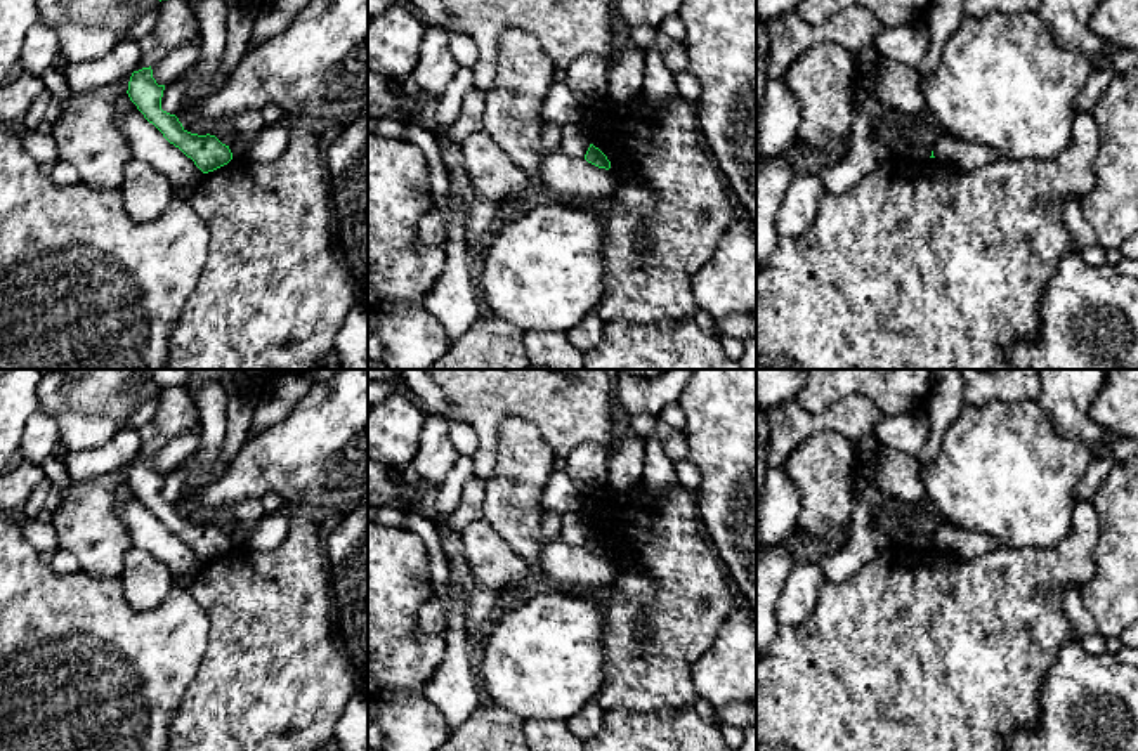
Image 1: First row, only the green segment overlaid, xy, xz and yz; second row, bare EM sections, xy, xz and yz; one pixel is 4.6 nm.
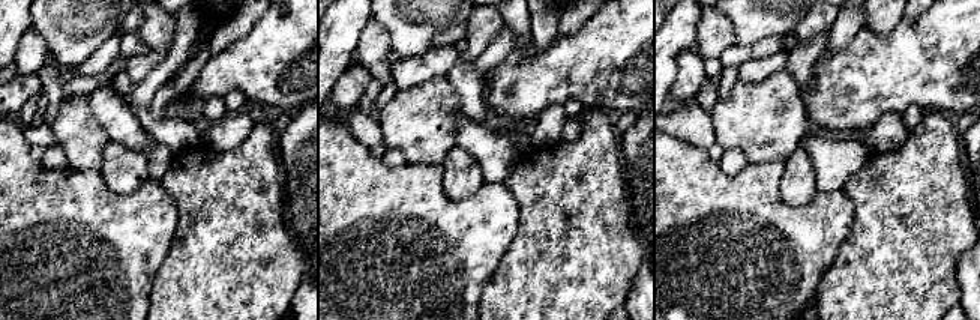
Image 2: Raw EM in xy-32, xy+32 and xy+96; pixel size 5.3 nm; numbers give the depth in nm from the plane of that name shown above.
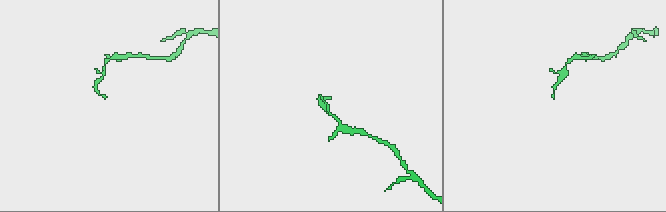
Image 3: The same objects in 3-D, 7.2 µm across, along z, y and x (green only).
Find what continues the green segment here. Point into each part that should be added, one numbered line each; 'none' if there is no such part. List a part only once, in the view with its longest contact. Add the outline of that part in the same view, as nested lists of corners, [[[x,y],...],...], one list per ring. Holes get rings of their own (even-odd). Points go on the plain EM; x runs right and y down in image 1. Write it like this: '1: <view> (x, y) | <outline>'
none

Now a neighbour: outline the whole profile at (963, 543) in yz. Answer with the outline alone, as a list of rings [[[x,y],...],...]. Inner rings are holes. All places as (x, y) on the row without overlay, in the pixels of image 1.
[[[945,517],[940,519],[932,539],[937,550],[947,552],[958,558],[975,558],[996,548],[1003,548],[997,539],[977,531],[963,529]]]

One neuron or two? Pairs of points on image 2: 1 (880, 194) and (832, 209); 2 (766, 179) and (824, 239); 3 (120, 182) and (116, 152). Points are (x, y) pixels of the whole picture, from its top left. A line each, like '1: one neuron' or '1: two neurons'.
1: two neurons
2: one neuron
3: one neuron

